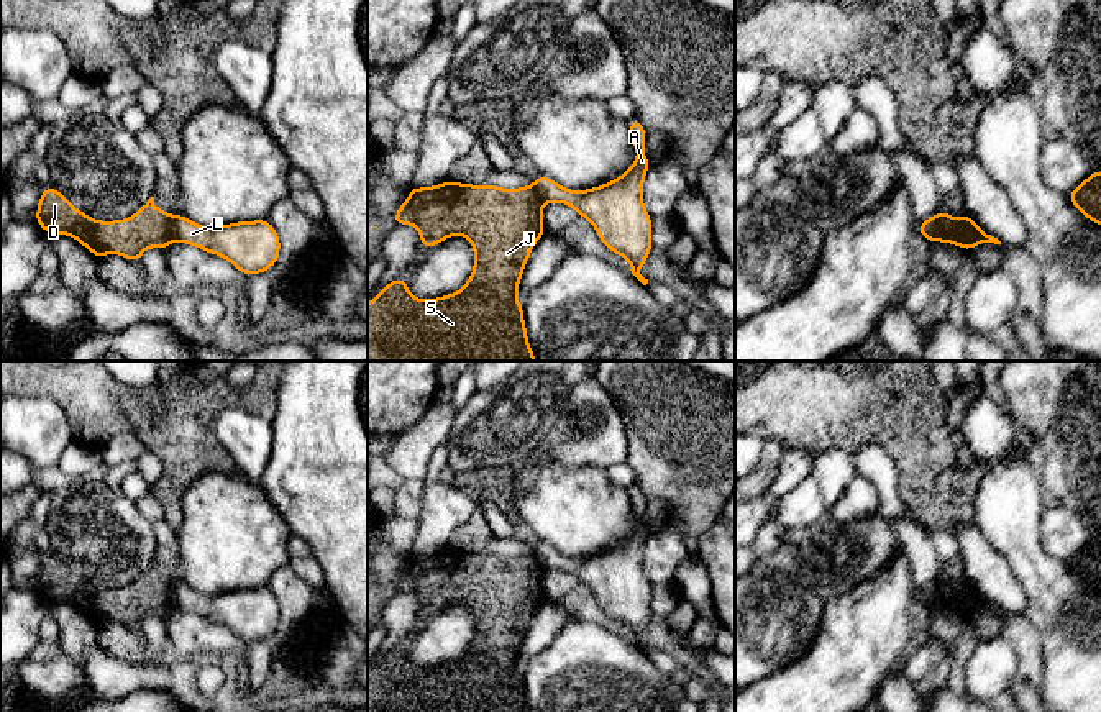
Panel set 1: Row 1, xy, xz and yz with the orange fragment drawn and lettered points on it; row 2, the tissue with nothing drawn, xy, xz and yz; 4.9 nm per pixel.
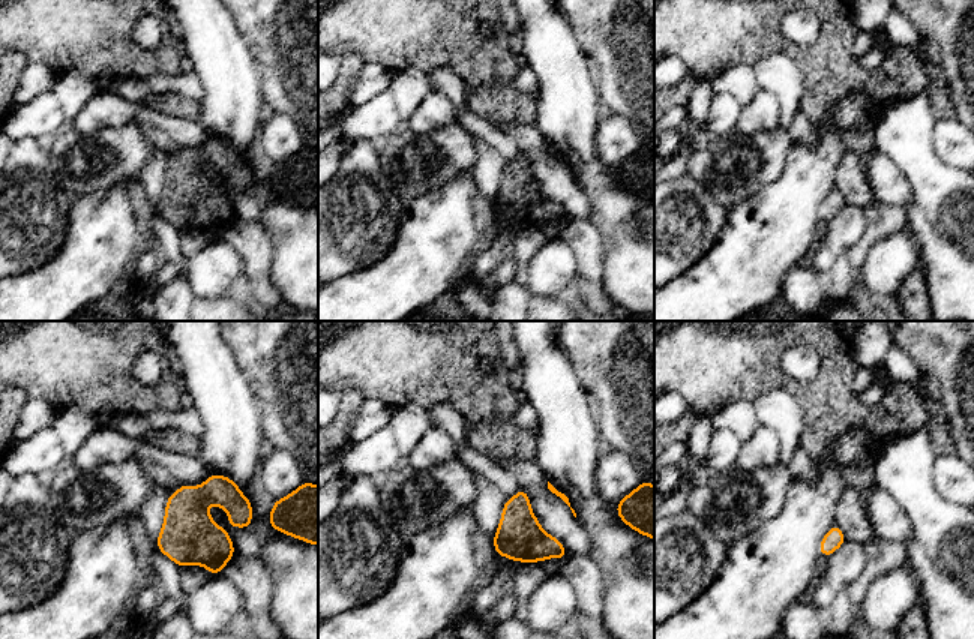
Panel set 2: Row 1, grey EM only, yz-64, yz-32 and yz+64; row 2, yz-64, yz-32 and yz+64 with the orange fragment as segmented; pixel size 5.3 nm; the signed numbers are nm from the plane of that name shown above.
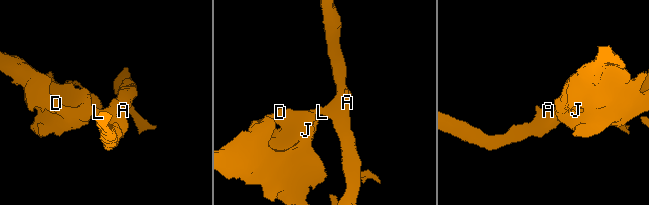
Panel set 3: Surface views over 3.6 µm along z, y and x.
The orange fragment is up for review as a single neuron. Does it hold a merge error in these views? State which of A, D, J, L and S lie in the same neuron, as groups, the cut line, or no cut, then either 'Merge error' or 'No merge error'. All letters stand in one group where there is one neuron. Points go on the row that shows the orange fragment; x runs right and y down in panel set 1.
Groups: A L / D J S. Split along yz (934, 217), (934, 237), (931, 240). Merge error

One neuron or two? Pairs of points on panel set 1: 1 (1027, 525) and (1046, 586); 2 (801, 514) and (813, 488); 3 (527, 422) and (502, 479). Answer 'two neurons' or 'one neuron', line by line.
1: one neuron
2: one neuron
3: two neurons

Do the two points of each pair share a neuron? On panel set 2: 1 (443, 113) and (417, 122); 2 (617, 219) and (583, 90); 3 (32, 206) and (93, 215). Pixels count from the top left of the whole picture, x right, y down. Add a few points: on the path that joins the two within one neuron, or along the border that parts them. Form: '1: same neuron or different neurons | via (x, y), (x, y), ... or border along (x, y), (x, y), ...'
1: same neuron | via (437, 113), (429, 114), (423, 120)
2: same neuron | via (602, 188), (583, 158), (583, 122)
3: different neurons | border along (74, 200), (62, 246)

